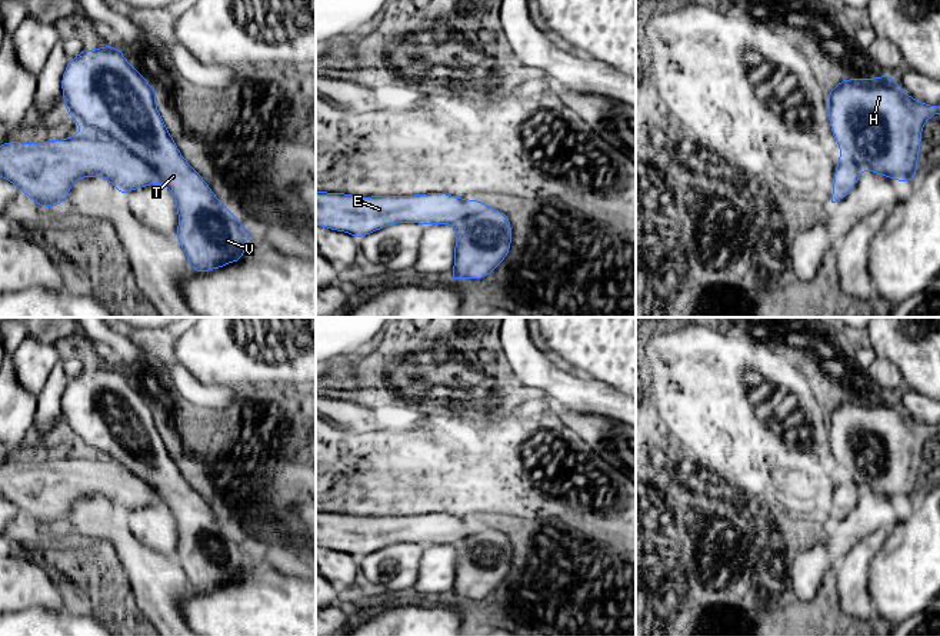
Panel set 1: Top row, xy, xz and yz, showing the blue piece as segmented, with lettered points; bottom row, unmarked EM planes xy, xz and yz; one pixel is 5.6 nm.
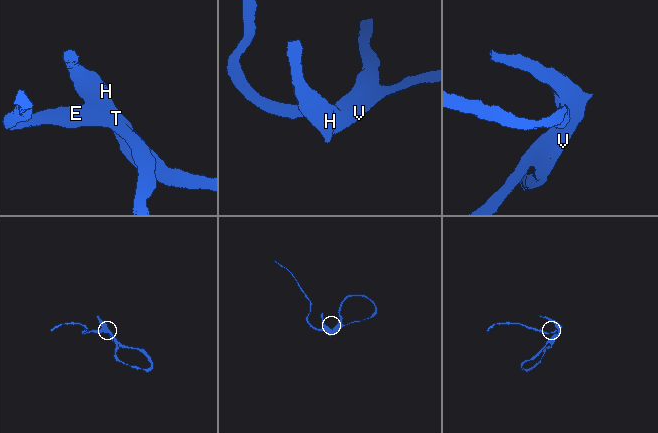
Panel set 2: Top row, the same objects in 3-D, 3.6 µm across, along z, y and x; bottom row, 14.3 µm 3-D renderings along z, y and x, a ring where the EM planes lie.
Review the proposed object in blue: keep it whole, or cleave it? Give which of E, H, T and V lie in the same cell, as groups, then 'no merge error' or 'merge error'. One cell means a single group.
E H T V; no merge error

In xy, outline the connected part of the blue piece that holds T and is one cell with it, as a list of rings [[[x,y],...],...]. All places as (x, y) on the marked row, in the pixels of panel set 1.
[[[106,44],[94,50],[83,49],[77,57],[69,59],[61,77],[61,90],[67,114],[77,121],[81,131],[61,140],[3,143],[0,146],[1,177],[41,207],[57,207],[66,202],[69,190],[81,177],[106,177],[121,196],[154,183],[163,183],[176,199],[177,242],[187,256],[189,266],[196,273],[220,269],[243,259],[246,242],[253,233],[216,197],[204,179],[181,156],[156,107],[157,91],[127,61],[119,47]]]

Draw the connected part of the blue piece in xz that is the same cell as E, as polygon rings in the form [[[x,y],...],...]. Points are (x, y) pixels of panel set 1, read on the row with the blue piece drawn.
[[[316,192],[316,226],[360,239],[397,223],[456,227],[453,282],[489,276],[507,257],[511,244],[507,214],[481,200],[449,193],[359,197]]]

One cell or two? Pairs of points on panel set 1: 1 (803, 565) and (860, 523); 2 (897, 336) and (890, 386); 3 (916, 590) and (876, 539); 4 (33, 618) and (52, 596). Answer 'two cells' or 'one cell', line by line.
1: one cell
2: two cells
3: two cells
4: two cells

